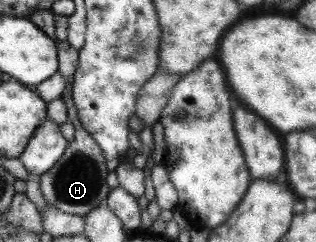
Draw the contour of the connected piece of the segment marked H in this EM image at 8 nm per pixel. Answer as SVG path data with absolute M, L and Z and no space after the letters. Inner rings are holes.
M75 116L70 117L74 128L74 139L60 155L60 159L44 174L39 175L39 189L46 203L55 206L66 214L75 214L85 219L85 214L102 205L106 207L106 174L108 172L104 156L94 139L81 127Z

